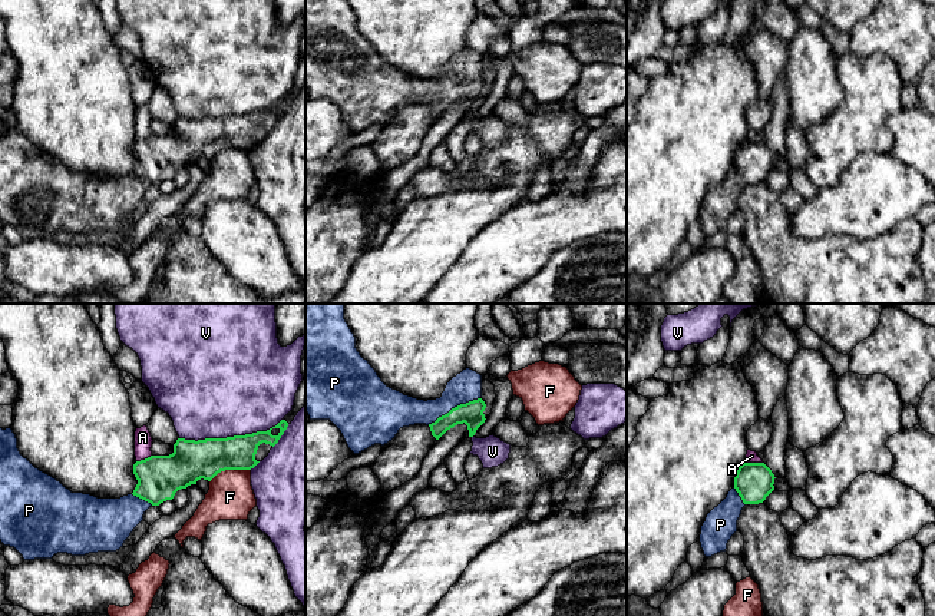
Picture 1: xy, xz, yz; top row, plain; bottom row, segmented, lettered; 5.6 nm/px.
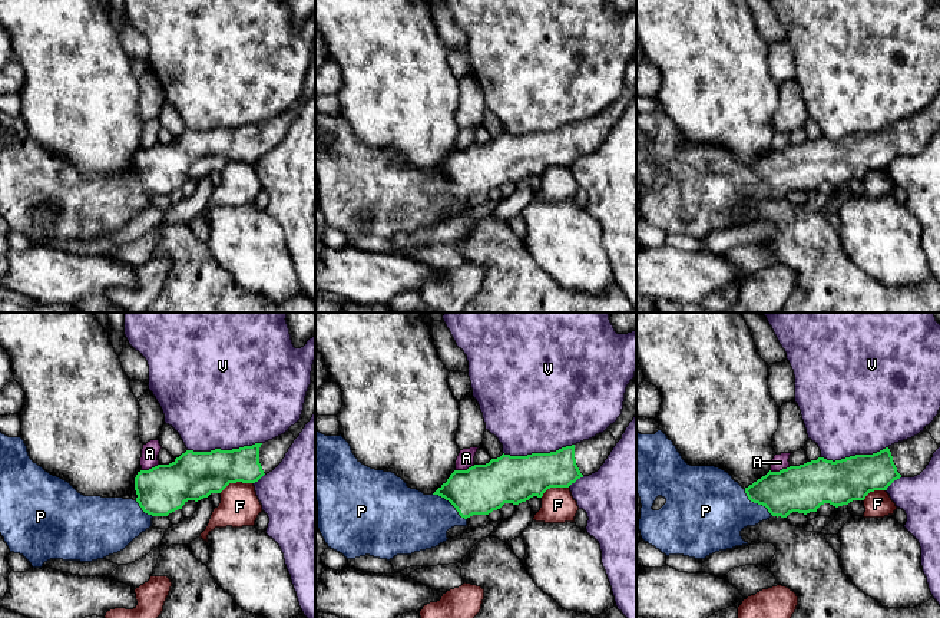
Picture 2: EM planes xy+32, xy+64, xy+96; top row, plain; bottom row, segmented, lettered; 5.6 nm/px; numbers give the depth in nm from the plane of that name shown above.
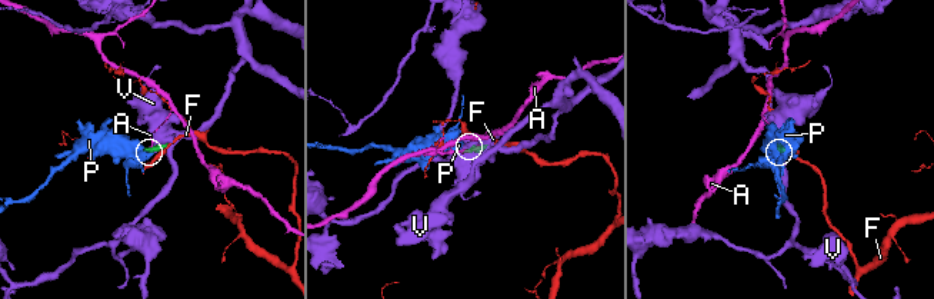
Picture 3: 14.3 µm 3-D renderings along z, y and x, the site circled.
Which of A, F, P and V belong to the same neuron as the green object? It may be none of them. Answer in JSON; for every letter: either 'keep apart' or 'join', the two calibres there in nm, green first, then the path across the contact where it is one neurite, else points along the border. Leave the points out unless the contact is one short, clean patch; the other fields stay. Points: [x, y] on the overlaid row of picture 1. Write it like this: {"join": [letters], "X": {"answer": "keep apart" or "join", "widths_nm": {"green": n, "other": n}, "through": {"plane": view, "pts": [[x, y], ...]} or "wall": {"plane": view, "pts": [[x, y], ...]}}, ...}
{"join": ["P"], "A": {"answer": "keep apart", "widths_nm": {"green": 220, "other": 60}, "wall": {"plane": "yz", "pts": [[746, 462], [762, 463]]}}, "F": {"answer": "keep apart", "widths_nm": {"green": 220, "other": 260}}, "P": {"answer": "join", "widths_nm": {"green": 130, "other": 170}}, "V": {"answer": "keep apart", "widths_nm": {"green": 220, "other": 480}}}

